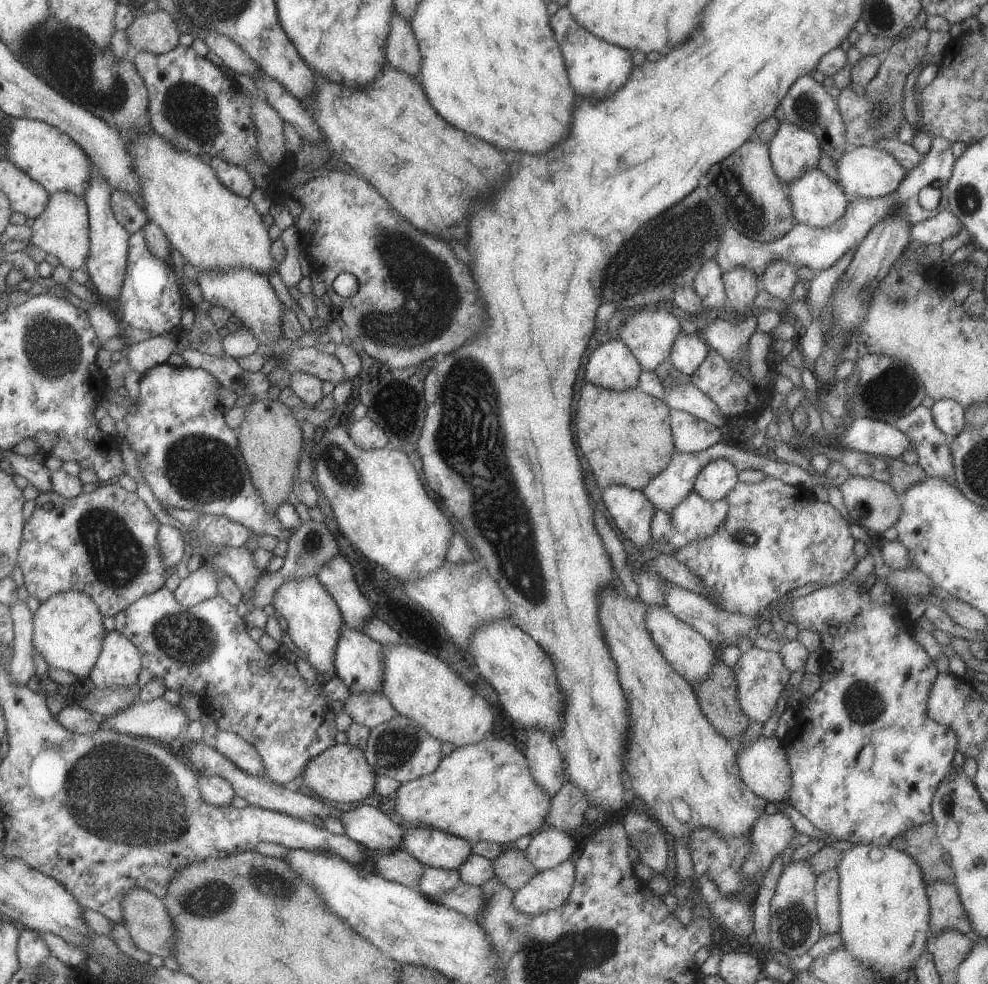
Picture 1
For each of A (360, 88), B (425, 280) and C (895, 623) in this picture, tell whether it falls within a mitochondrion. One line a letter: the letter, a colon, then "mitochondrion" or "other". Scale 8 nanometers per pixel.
A: other
B: mitochondrion
C: other

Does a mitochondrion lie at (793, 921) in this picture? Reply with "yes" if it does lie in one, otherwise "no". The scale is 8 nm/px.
yes

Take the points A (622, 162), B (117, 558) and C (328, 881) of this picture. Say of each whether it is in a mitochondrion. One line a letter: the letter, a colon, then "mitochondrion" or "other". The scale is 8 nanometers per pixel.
A: mitochondrion
B: mitochondrion
C: other

